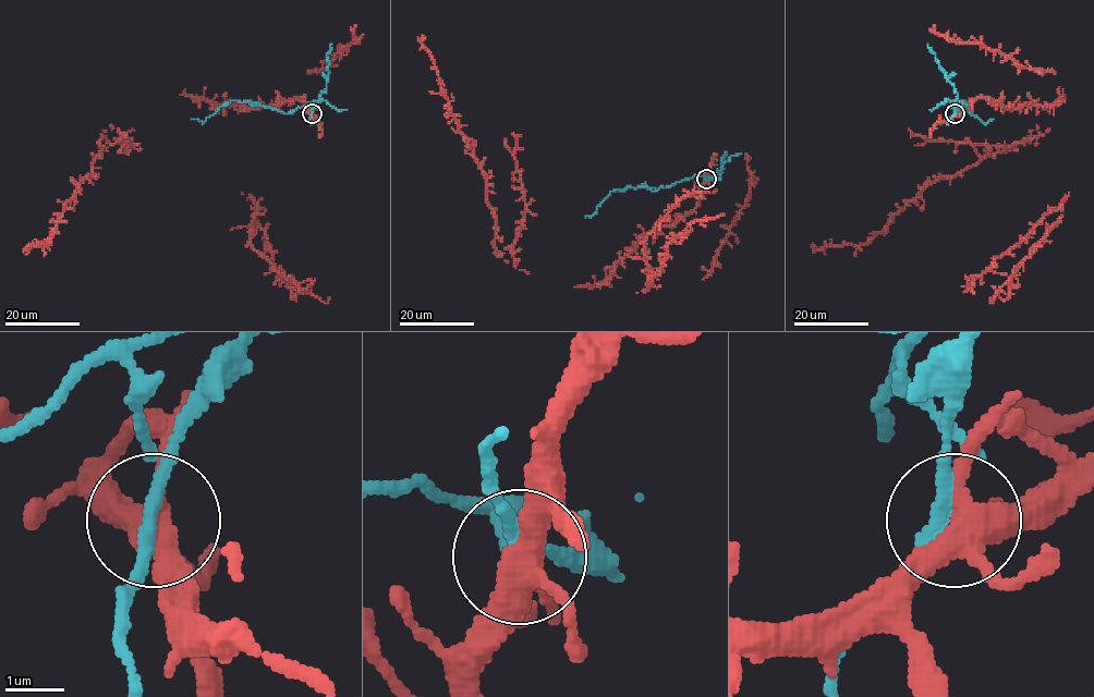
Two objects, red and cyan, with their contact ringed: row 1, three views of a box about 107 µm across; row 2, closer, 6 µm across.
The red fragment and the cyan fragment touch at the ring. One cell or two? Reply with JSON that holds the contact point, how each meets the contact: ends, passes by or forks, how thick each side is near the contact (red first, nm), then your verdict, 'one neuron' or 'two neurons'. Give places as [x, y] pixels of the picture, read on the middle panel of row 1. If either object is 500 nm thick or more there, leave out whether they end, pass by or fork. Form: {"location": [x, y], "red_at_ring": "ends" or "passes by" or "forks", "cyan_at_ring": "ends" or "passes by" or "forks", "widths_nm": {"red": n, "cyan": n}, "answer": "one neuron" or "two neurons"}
{"location": [706, 179], "red_at_ring": "forks", "cyan_at_ring": "forks", "widths_nm": {"red": 400, "cyan": 190}, "answer": "two neurons"}

